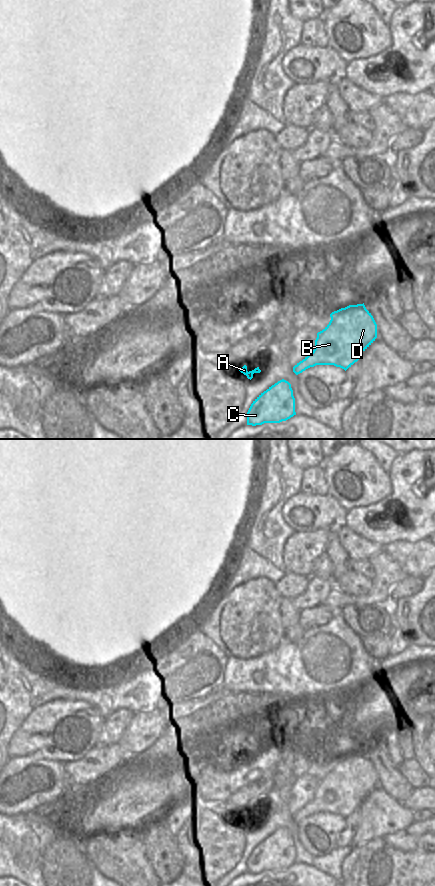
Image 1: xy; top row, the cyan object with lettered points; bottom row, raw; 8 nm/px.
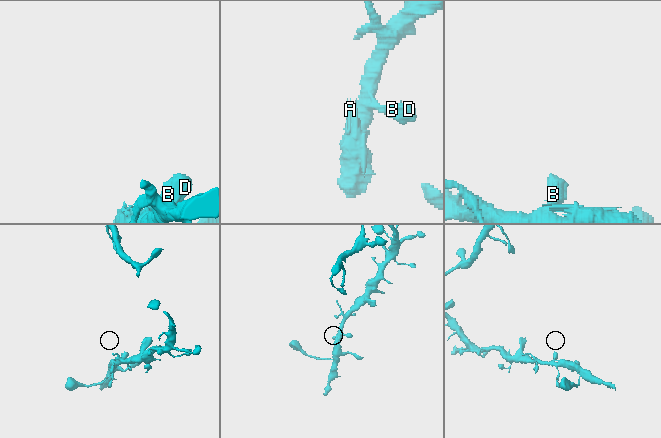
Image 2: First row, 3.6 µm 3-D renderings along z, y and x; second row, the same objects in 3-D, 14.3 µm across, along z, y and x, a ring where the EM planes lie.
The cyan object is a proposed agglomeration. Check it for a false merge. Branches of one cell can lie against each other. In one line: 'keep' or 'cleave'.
keep

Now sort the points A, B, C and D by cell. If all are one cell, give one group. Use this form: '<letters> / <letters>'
A B C D

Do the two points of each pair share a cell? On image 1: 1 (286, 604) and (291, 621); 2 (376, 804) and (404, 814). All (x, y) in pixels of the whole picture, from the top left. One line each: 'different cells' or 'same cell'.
1: same cell
2: same cell

